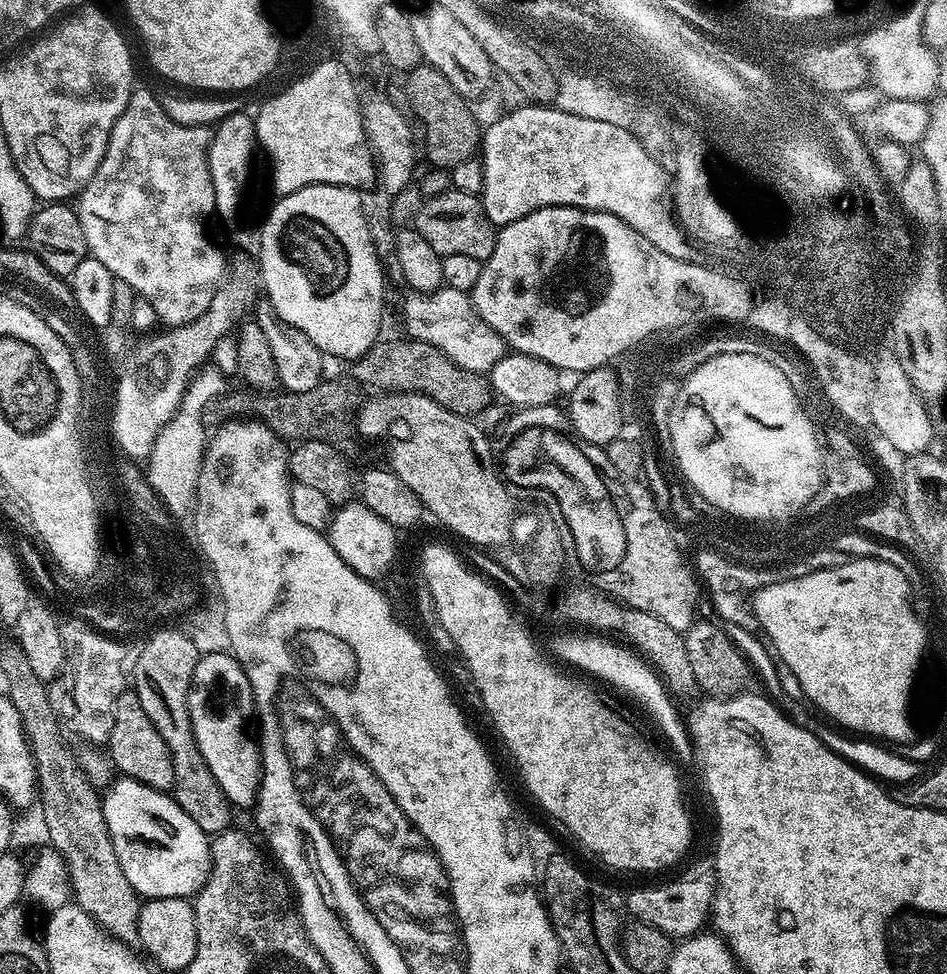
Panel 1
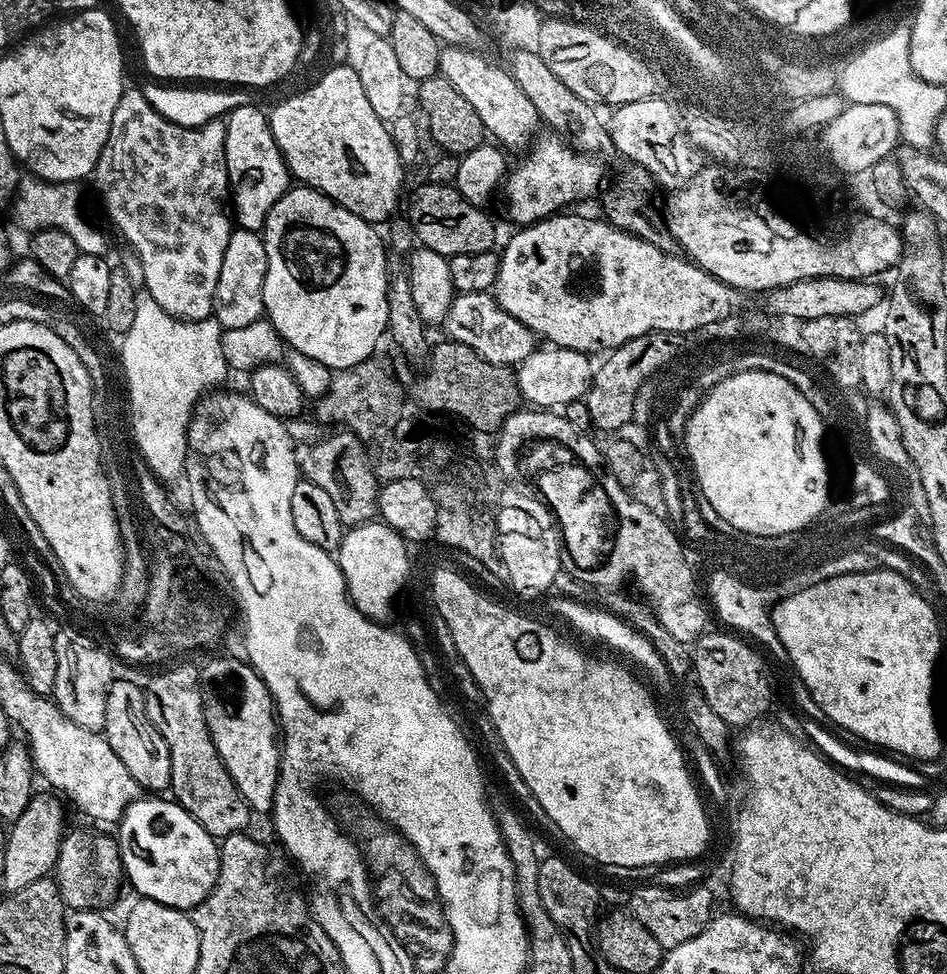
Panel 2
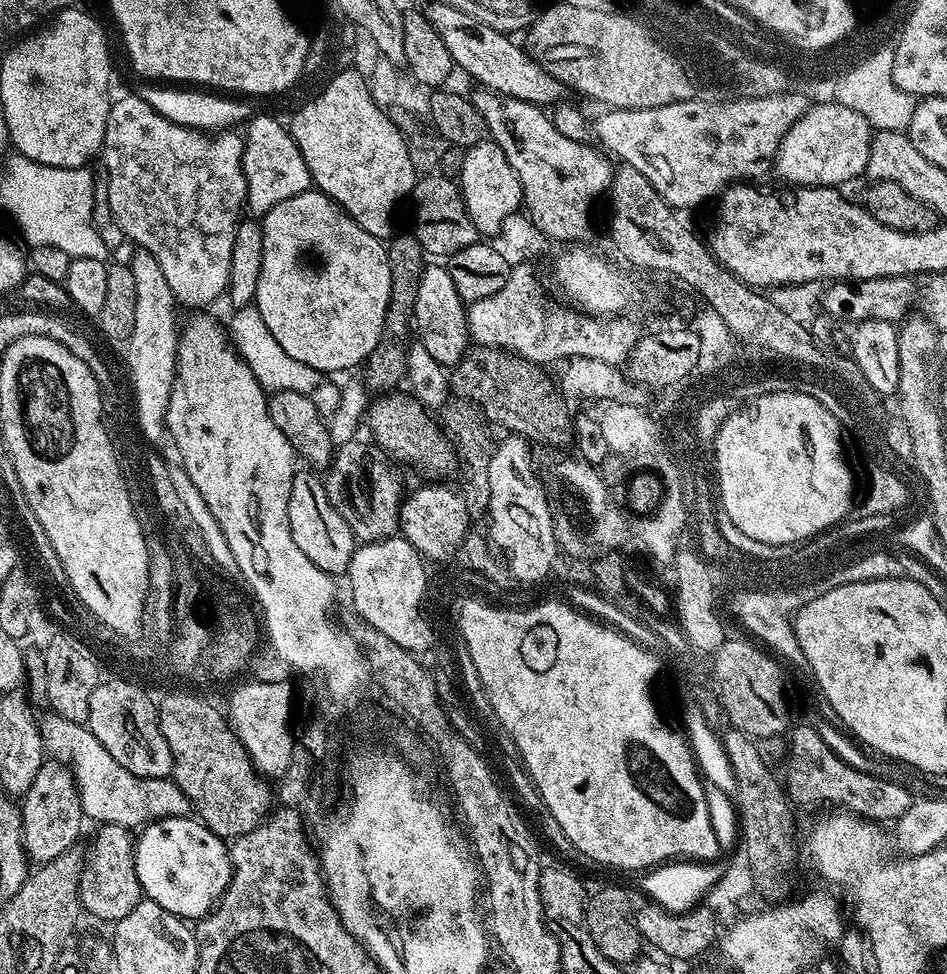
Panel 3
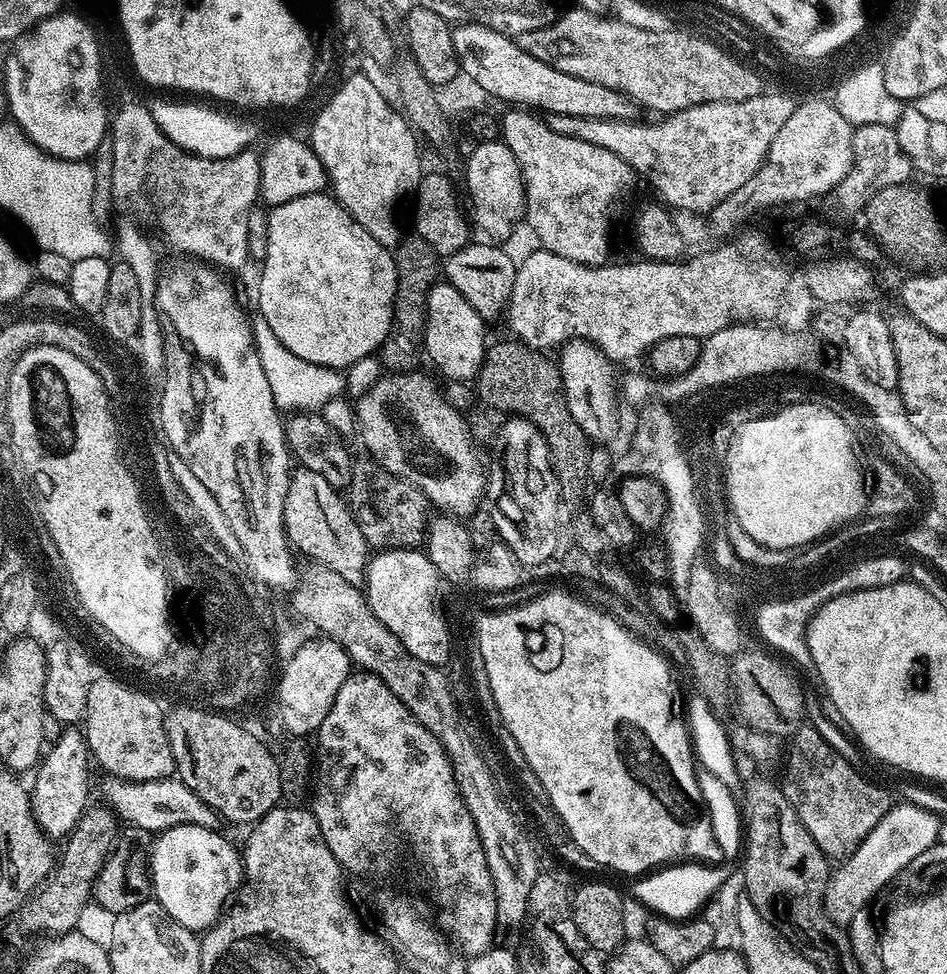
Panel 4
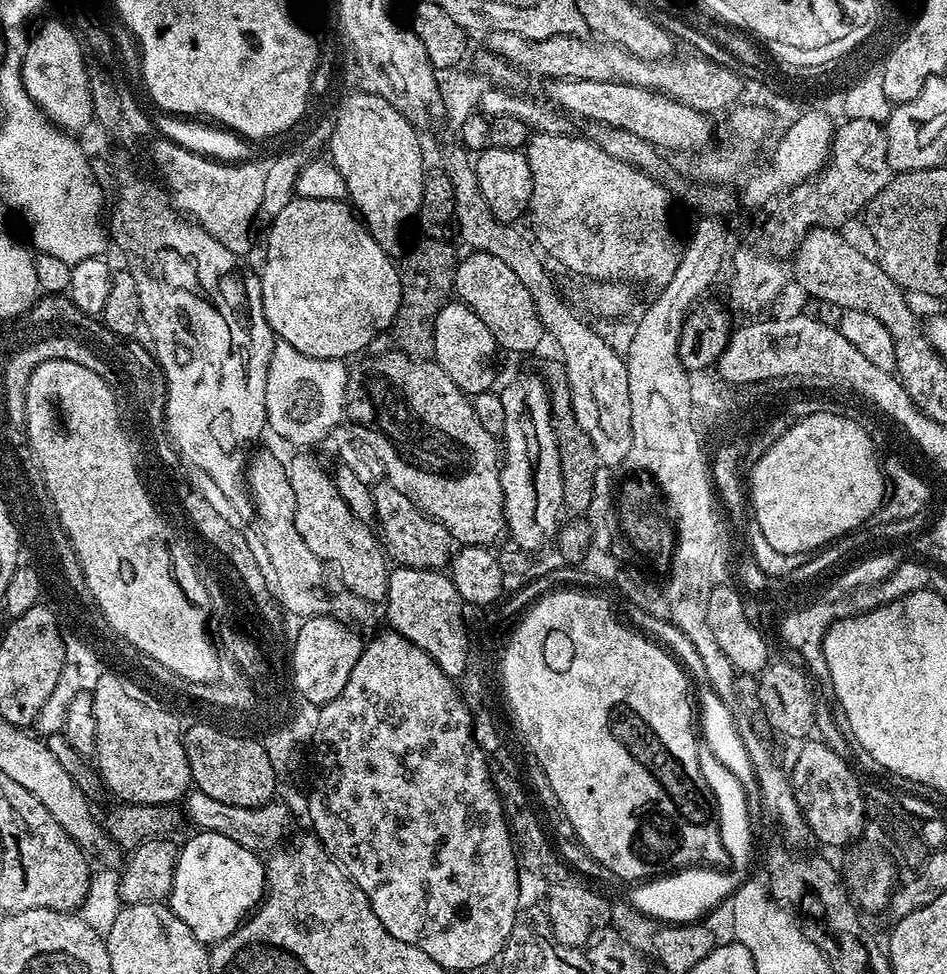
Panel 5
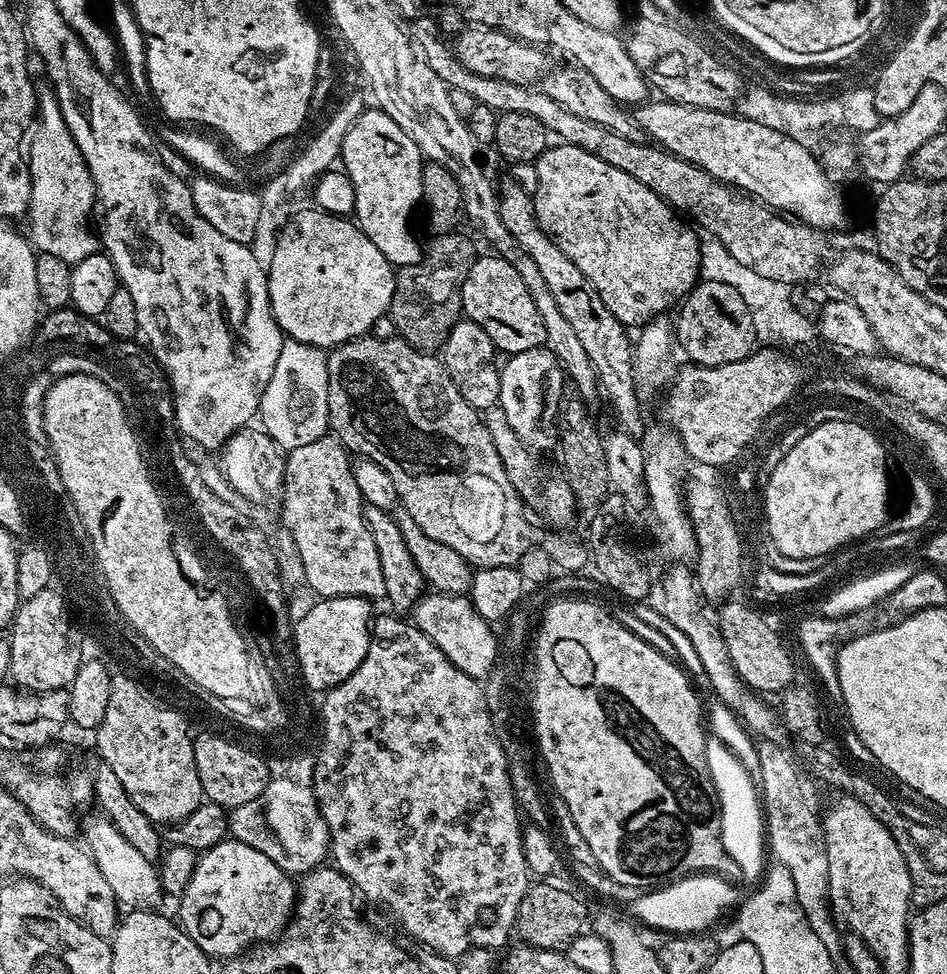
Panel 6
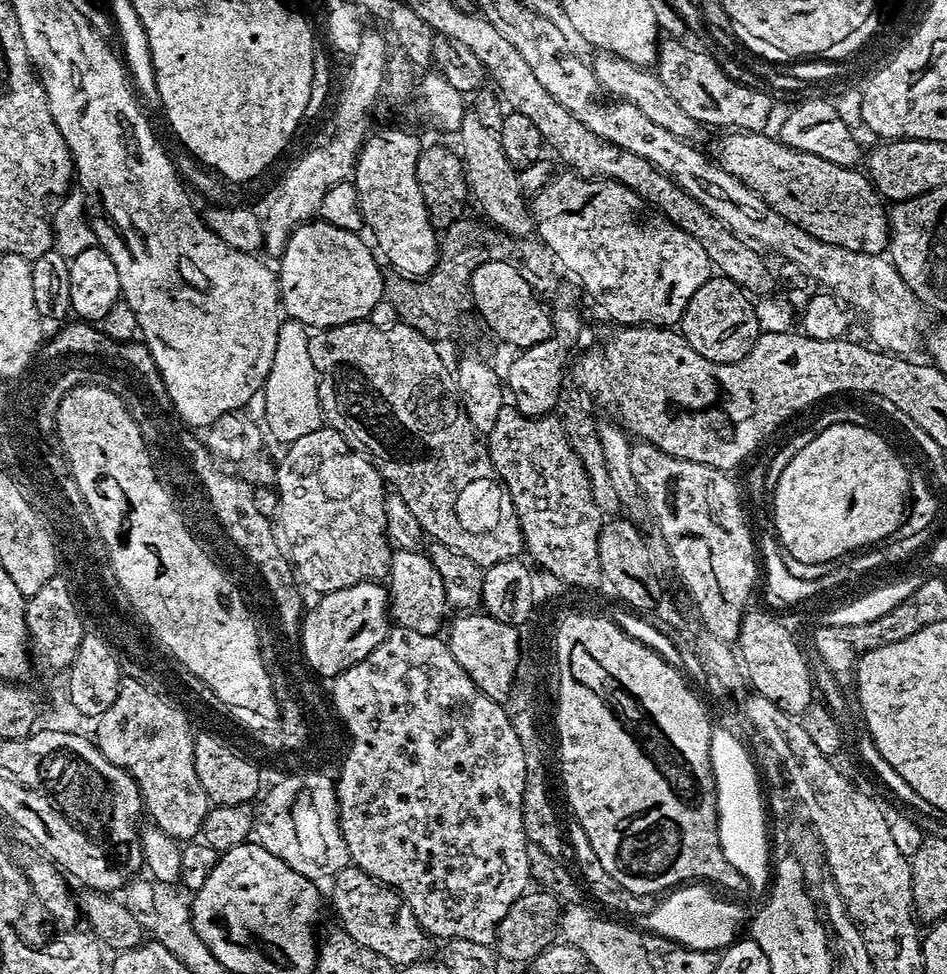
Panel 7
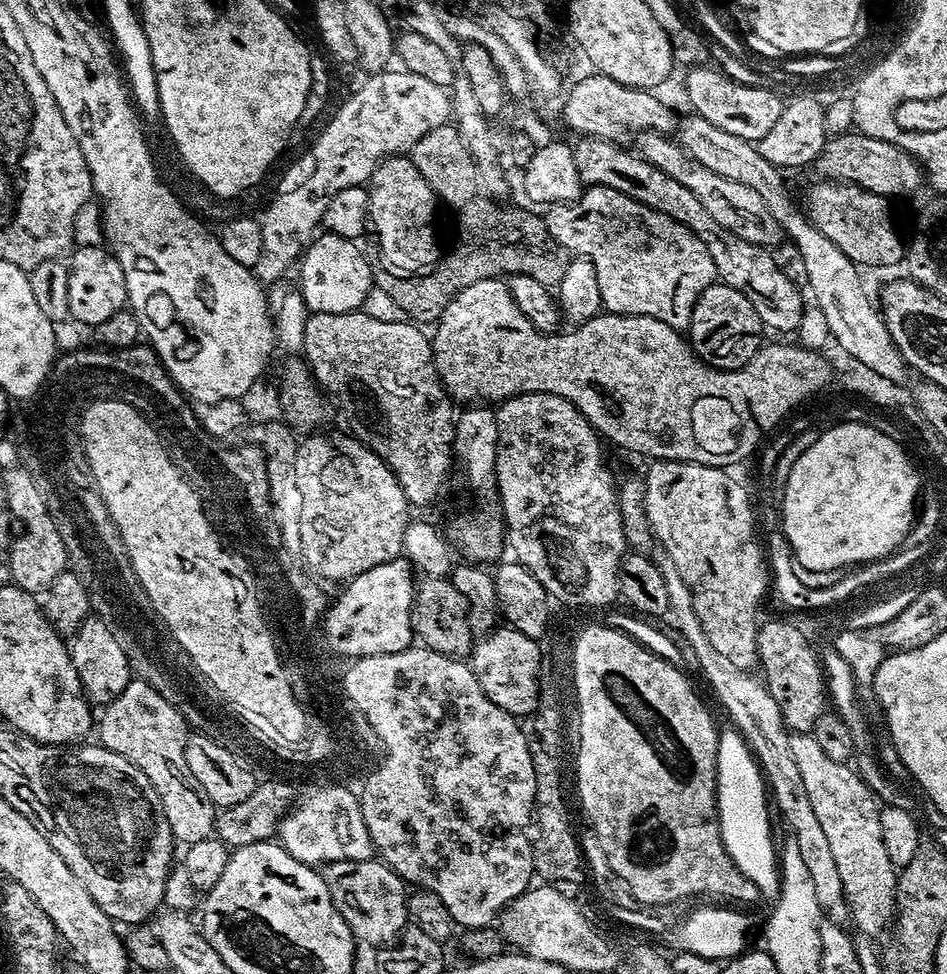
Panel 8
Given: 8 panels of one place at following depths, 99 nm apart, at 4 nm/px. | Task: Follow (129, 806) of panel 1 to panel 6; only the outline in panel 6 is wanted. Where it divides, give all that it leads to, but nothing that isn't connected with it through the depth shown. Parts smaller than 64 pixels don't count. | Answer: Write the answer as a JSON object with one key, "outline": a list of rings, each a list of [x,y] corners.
{"outline":[[[225,838],[199,853],[190,886],[178,900],[178,920],[209,958],[231,958],[283,933],[292,919],[297,891],[293,877],[270,862],[266,854],[246,842]]]}

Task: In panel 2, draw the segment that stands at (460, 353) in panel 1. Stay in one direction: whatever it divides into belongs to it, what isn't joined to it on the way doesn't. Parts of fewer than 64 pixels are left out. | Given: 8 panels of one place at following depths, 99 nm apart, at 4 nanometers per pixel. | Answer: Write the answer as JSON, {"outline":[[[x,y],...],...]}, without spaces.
{"outline":[[[491,291],[461,292],[453,295],[452,305],[448,317],[444,319],[443,327],[448,328],[447,335],[453,341],[472,347],[486,362],[519,366],[538,347],[536,333],[522,326],[518,318],[506,314],[506,310],[502,310],[496,303]]]}

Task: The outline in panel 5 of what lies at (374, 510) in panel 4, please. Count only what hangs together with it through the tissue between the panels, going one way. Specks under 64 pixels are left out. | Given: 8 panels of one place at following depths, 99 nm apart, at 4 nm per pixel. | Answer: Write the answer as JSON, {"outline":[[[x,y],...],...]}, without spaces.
{"outline":[[[390,483],[376,484],[372,488],[372,498],[376,511],[374,524],[389,561],[406,568],[433,570],[444,570],[451,565],[454,541],[452,535],[446,530],[446,526],[442,526],[437,520],[431,520],[425,512],[420,511],[413,500],[406,498],[406,494],[402,494],[402,490],[398,490]]]}

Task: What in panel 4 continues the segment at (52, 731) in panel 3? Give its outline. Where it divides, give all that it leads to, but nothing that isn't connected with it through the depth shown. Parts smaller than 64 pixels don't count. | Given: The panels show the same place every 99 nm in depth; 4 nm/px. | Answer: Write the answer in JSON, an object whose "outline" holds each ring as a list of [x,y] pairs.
{"outline":[[[178,778],[167,780],[151,780],[150,782],[116,782],[109,790],[111,807],[125,825],[141,828],[153,834],[170,830],[174,826],[202,826],[215,829],[218,817],[215,810],[206,806],[190,786],[186,786]]]}

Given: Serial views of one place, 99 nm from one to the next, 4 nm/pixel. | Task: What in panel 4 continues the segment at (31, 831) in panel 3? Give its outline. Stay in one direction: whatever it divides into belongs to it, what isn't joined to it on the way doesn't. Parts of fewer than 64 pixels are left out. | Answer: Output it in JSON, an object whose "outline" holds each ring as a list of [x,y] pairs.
{"outline":[[[68,726],[63,731],[64,733],[57,738],[56,745],[52,749],[51,747],[47,749],[46,755],[35,769],[36,781],[33,782],[32,788],[30,784],[32,814],[40,829],[49,838],[67,837],[90,804],[88,800],[90,753],[87,739],[79,727]]]}

